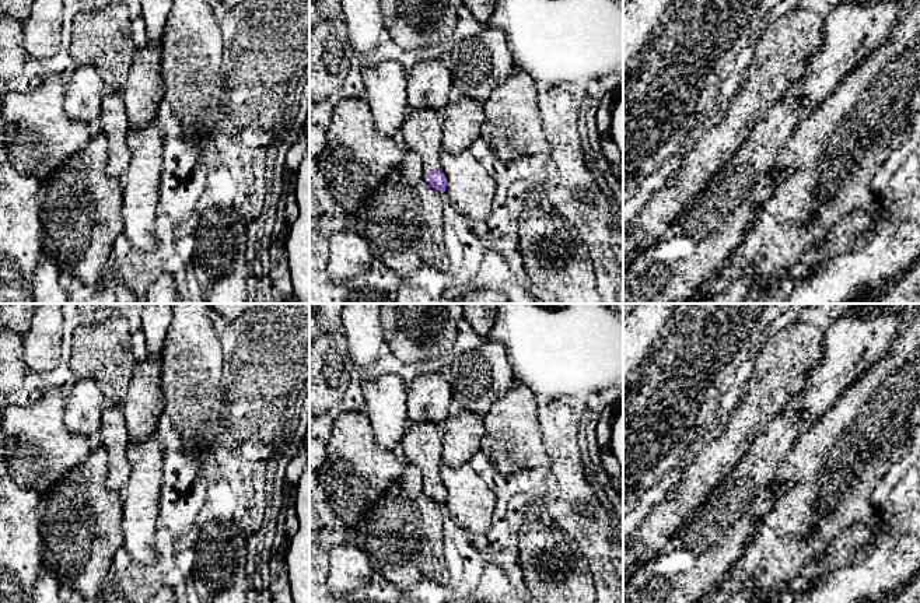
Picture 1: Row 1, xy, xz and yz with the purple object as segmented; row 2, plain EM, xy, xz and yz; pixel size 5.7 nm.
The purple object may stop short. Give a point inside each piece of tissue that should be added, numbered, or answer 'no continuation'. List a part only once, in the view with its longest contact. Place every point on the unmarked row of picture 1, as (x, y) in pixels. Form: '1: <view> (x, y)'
1: xz (422, 444)

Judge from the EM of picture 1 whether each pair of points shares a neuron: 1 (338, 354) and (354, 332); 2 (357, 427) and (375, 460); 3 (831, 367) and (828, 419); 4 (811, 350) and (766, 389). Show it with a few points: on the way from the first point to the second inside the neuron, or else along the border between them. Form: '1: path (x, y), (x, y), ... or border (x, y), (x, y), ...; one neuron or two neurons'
1: border (340, 333), (353, 364); two neurons
2: path (357, 435), (357, 442), (367, 452); one neuron
3: border (850, 385), (810, 426); two neurons
4: path (800, 356), (777, 378); one neuron

